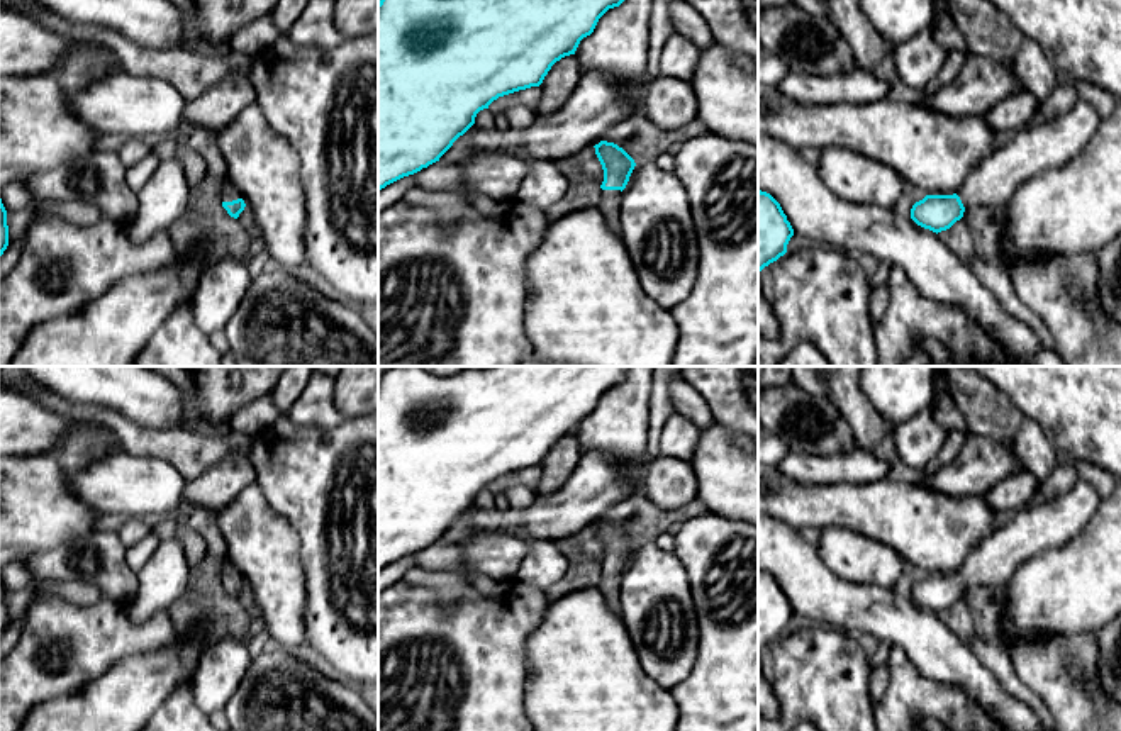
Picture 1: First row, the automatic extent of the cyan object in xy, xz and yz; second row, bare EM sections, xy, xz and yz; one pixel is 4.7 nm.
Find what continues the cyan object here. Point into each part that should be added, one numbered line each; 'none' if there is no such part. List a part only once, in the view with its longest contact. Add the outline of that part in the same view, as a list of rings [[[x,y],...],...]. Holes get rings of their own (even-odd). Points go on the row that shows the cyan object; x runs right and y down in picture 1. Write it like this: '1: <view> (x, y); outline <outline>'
1: xy (229, 192); outline [[[227,178],[222,183],[222,195],[220,195],[220,202],[232,202],[243,198],[239,190],[234,187],[234,183],[231,183]]]

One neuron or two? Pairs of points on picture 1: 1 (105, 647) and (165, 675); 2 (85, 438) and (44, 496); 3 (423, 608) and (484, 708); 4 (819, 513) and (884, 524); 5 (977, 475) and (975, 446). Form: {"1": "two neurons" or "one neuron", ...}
{"1": "two neurons", "2": "one neuron", "3": "one neuron", "4": "one neuron", "5": "one neuron"}

